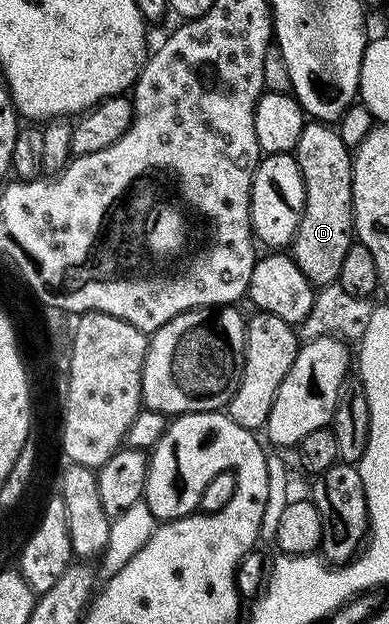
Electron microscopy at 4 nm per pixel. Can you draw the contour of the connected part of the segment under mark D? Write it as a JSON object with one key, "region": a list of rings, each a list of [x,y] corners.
{"region":[[[311,121],[304,126],[301,137],[293,152],[297,165],[301,169],[301,177],[305,185],[305,209],[299,222],[299,228],[289,244],[289,254],[300,267],[301,273],[316,288],[322,288],[336,282],[341,273],[341,261],[345,261],[345,253],[349,253],[355,235],[355,210],[351,207],[353,197],[352,152],[341,141],[338,130],[334,126],[318,121]]]}

